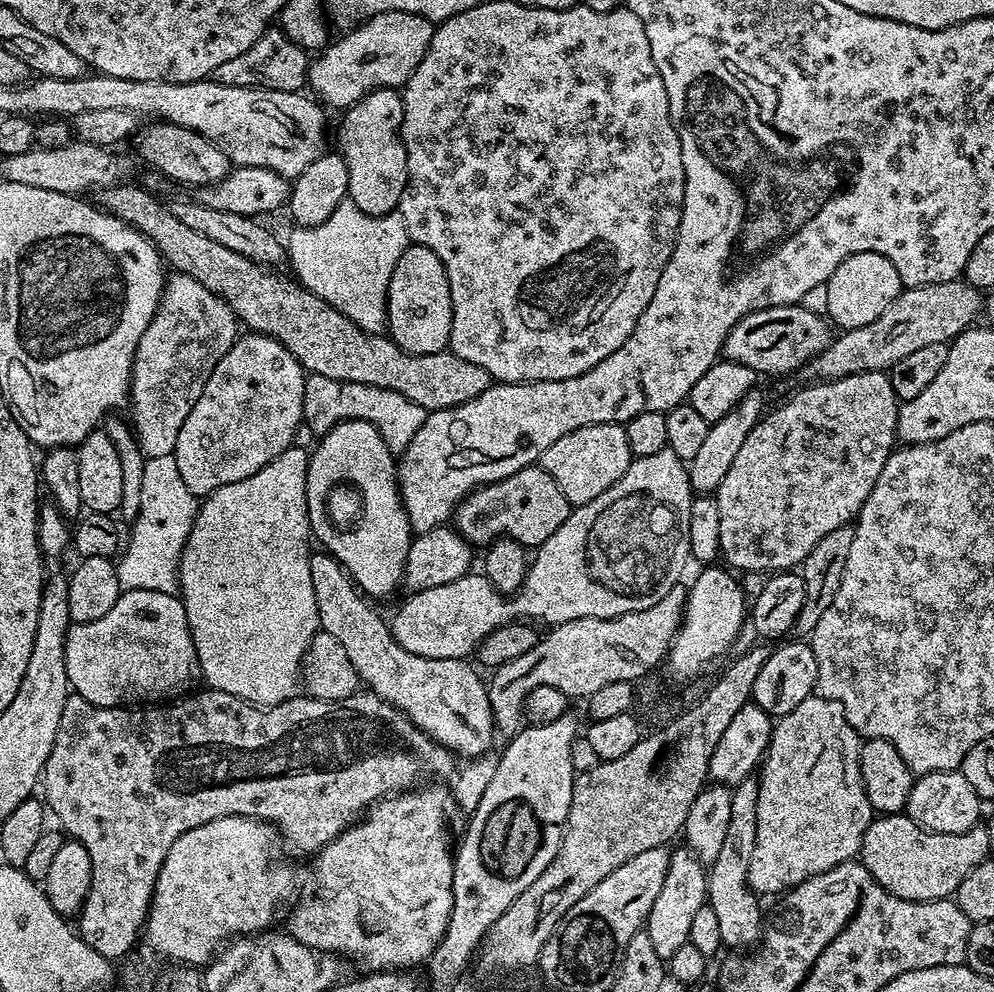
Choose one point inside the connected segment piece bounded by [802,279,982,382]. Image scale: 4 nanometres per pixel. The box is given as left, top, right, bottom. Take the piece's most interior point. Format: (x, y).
(933, 314)

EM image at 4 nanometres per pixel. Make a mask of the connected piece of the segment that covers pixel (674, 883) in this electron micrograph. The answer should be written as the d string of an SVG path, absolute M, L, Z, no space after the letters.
M680 846L680 849L672 852L666 880L662 882L662 890L658 890L658 898L654 898L654 906L646 921L650 946L654 946L655 953L665 962L674 954L674 950L678 950L678 946L688 943L694 913L705 904L707 898L708 878L705 865L701 864L687 847Z

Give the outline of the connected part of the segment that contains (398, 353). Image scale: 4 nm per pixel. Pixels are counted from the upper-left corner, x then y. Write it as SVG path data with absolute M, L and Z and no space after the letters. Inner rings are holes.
M117 182L110 188L99 189L99 207L151 240L161 257L171 267L173 264L176 272L186 273L202 282L206 290L221 296L237 321L243 327L245 324L245 329L282 342L282 346L294 354L305 373L394 390L424 407L427 413L470 402L494 383L492 375L482 370L482 366L474 366L474 362L458 358L458 354L451 350L415 356L402 350L387 335L362 330L295 279L287 280L276 273L279 271L256 264L242 254L234 254L234 250L190 230L190 226L174 218L171 207L164 205L163 208L149 189L139 183L124 183Z

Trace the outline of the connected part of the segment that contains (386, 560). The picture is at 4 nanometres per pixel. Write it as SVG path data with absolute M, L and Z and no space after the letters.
M344 420L321 435L318 442L320 445L311 449L306 474L306 506L311 535L320 539L319 547L342 565L365 597L386 596L401 585L414 539L412 524L400 500L397 457L387 448L382 434L370 421Z

